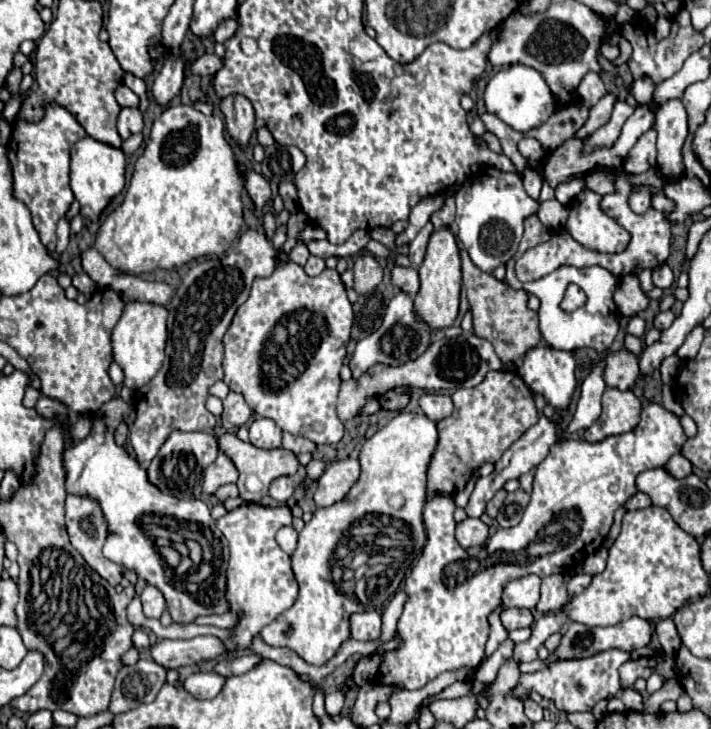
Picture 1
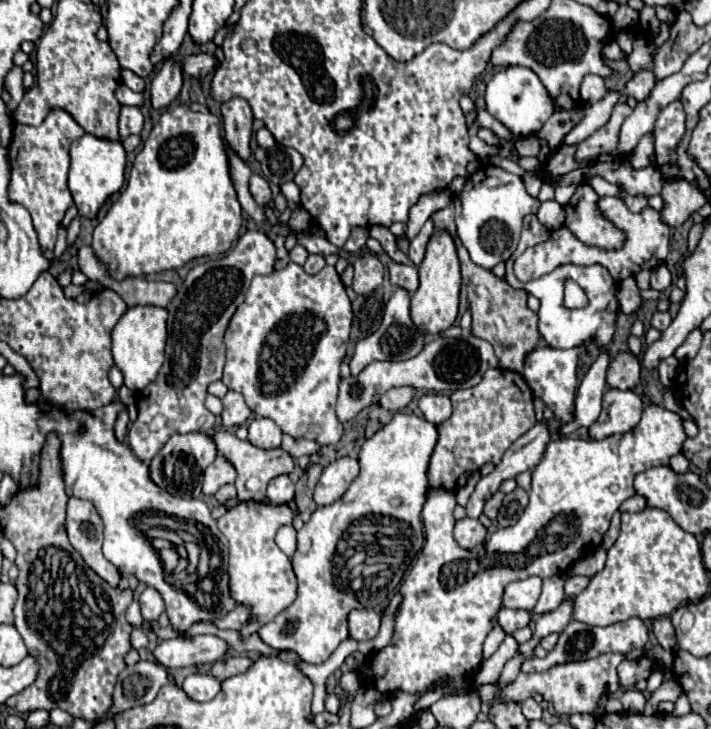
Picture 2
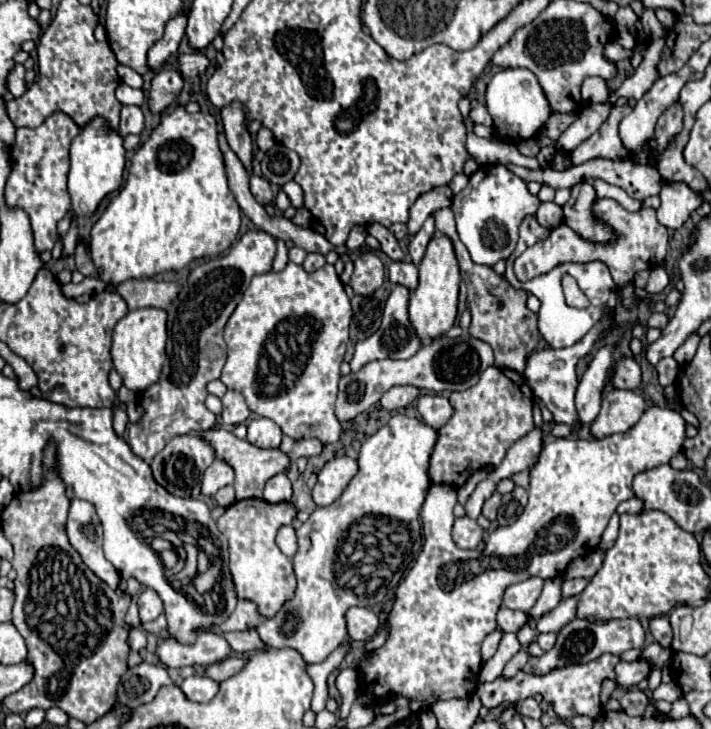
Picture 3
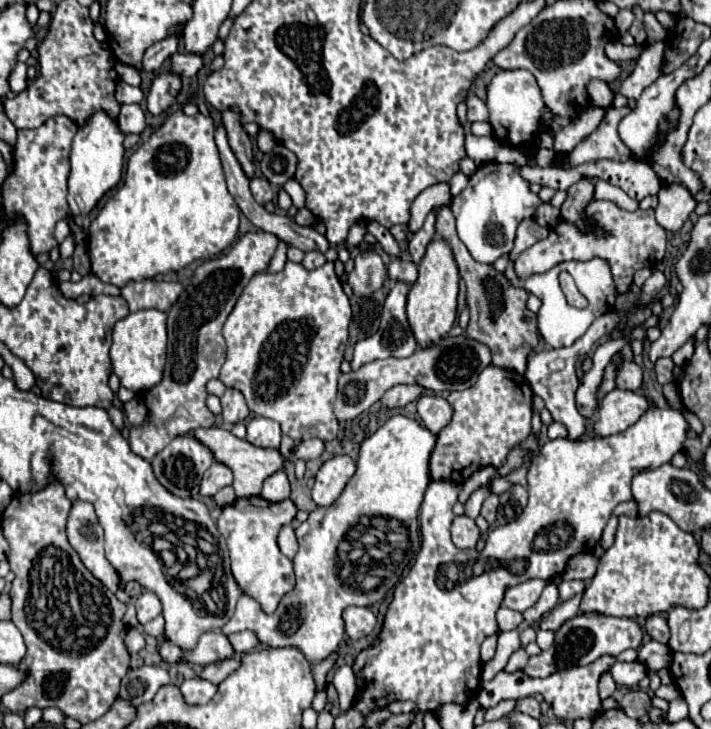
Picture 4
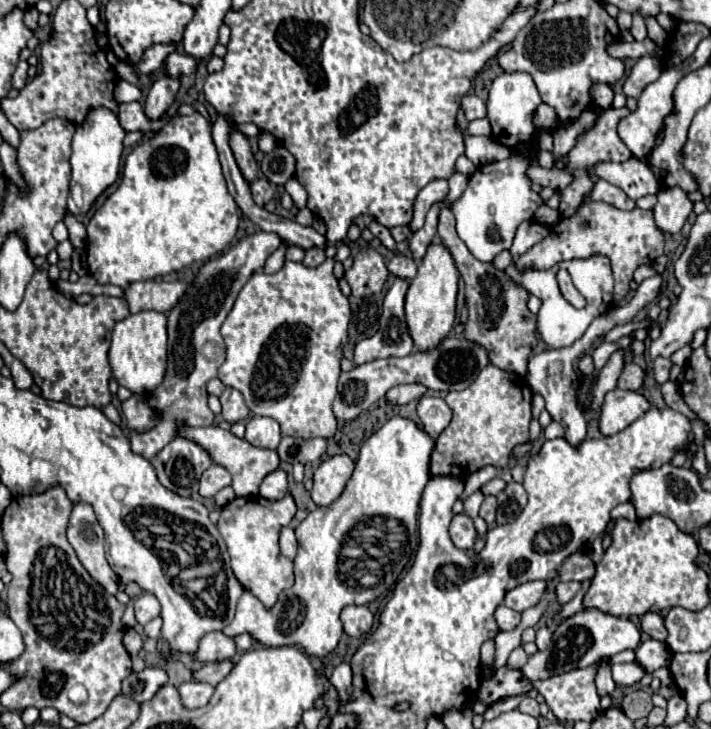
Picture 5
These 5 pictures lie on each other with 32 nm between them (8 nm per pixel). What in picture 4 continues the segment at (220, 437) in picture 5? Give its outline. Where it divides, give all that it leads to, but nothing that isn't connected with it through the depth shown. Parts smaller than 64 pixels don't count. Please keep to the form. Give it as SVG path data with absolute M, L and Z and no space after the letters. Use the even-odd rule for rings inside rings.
M218 426L212 428L198 428L194 430L194 436L208 444L208 448L212 448L212 454L218 462L226 464L232 472L234 472L234 490L236 490L236 498L248 498L248 496L260 496L262 494L262 484L268 476L276 474L278 470L284 468L286 458L278 452L278 450L266 450L266 448L258 448L252 446L248 440L240 440L236 438L232 432L222 430Z

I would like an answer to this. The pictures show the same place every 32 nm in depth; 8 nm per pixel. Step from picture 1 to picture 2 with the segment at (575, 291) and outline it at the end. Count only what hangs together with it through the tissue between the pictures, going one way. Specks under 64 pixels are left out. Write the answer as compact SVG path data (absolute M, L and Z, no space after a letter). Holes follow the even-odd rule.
M568 280L566 292L564 292L564 306L566 308L584 308L586 304L588 304L588 298L586 298L584 290L576 282Z

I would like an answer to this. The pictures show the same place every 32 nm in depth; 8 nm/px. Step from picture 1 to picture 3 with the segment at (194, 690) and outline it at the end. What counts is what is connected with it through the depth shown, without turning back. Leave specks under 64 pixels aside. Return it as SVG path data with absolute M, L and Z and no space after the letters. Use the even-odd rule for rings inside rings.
M190 676L182 682L182 692L188 696L188 700L192 702L208 702L212 700L218 690L220 690L220 684L208 676Z

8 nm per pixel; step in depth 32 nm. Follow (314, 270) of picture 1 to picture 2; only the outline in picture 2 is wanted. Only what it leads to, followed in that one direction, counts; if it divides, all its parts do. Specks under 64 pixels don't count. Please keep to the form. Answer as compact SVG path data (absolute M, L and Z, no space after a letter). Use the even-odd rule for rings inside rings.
M308 256L308 260L306 260L306 264L304 264L304 270L306 270L306 274L318 274L322 268L326 266L326 262L324 262L324 258L322 256Z

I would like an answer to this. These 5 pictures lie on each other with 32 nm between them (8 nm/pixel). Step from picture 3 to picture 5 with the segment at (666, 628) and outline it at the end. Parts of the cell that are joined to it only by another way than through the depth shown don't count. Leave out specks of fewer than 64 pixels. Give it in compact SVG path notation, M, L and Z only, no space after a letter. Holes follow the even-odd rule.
M648 612L642 616L642 630L654 638L654 640L660 640L664 642L666 636L668 636L668 630L664 626L664 618L660 614L654 614L654 612Z

